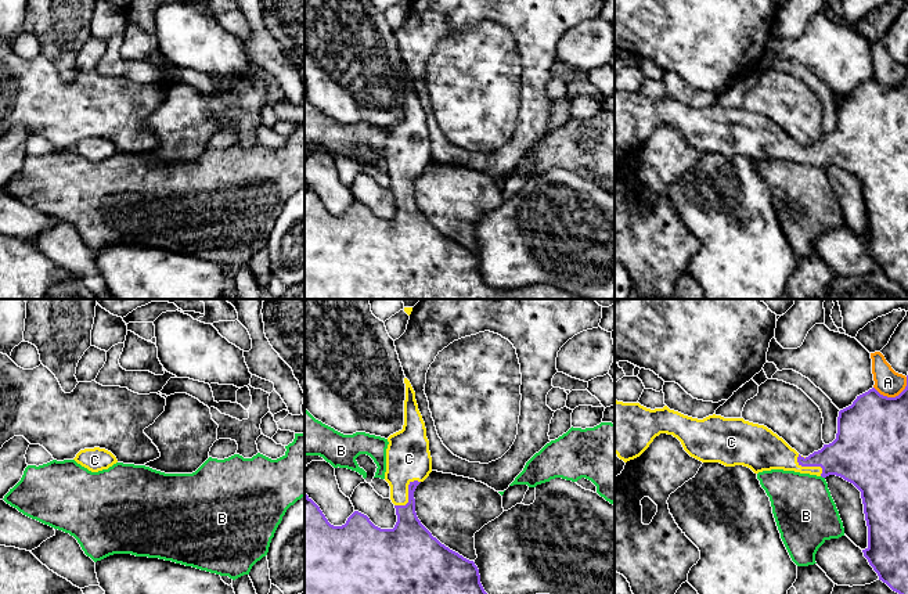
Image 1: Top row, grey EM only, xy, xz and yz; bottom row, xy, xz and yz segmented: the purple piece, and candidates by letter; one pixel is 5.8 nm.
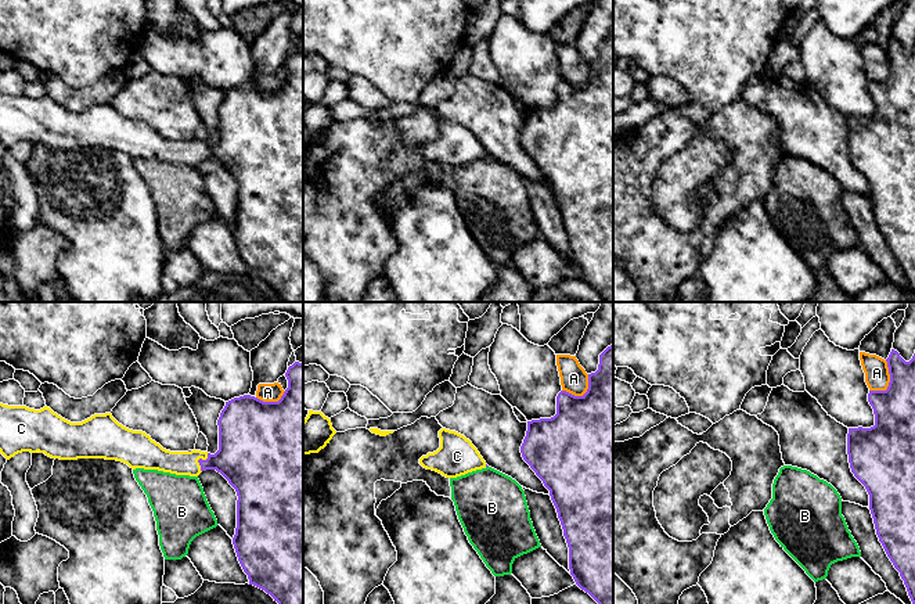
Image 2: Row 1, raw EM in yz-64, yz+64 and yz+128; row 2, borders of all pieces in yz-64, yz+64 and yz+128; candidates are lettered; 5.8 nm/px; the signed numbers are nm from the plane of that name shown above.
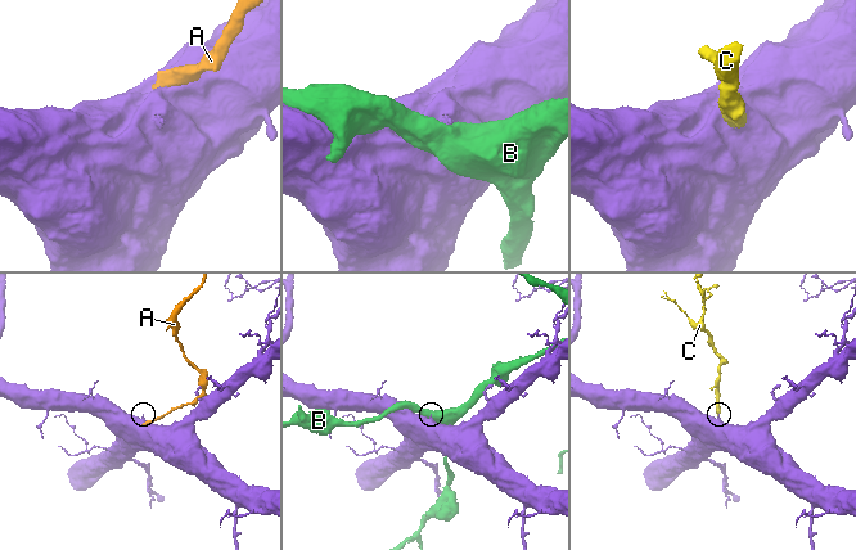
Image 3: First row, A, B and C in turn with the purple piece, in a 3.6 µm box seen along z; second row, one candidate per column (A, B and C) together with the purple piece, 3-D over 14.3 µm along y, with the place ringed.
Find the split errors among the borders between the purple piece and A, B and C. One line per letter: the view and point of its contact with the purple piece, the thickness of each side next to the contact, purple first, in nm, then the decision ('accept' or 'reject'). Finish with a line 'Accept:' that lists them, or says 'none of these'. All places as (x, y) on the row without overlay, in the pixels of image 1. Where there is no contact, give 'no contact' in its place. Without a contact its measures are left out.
A: meets purple in yz at (896, 86); 400 nm thick on the purple side, 160 nm on the other; reject
B: meets purple in yz at (822, 166); 340 nm thick on the purple side, 360 nm on the other; reject
C: meets purple in yz at (810, 155); 280 nm thick on the purple side, 200 nm on the other; accept
Accept: C

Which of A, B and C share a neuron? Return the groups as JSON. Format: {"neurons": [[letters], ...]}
{"neurons": [["A"], ["B"], ["C"]]}

